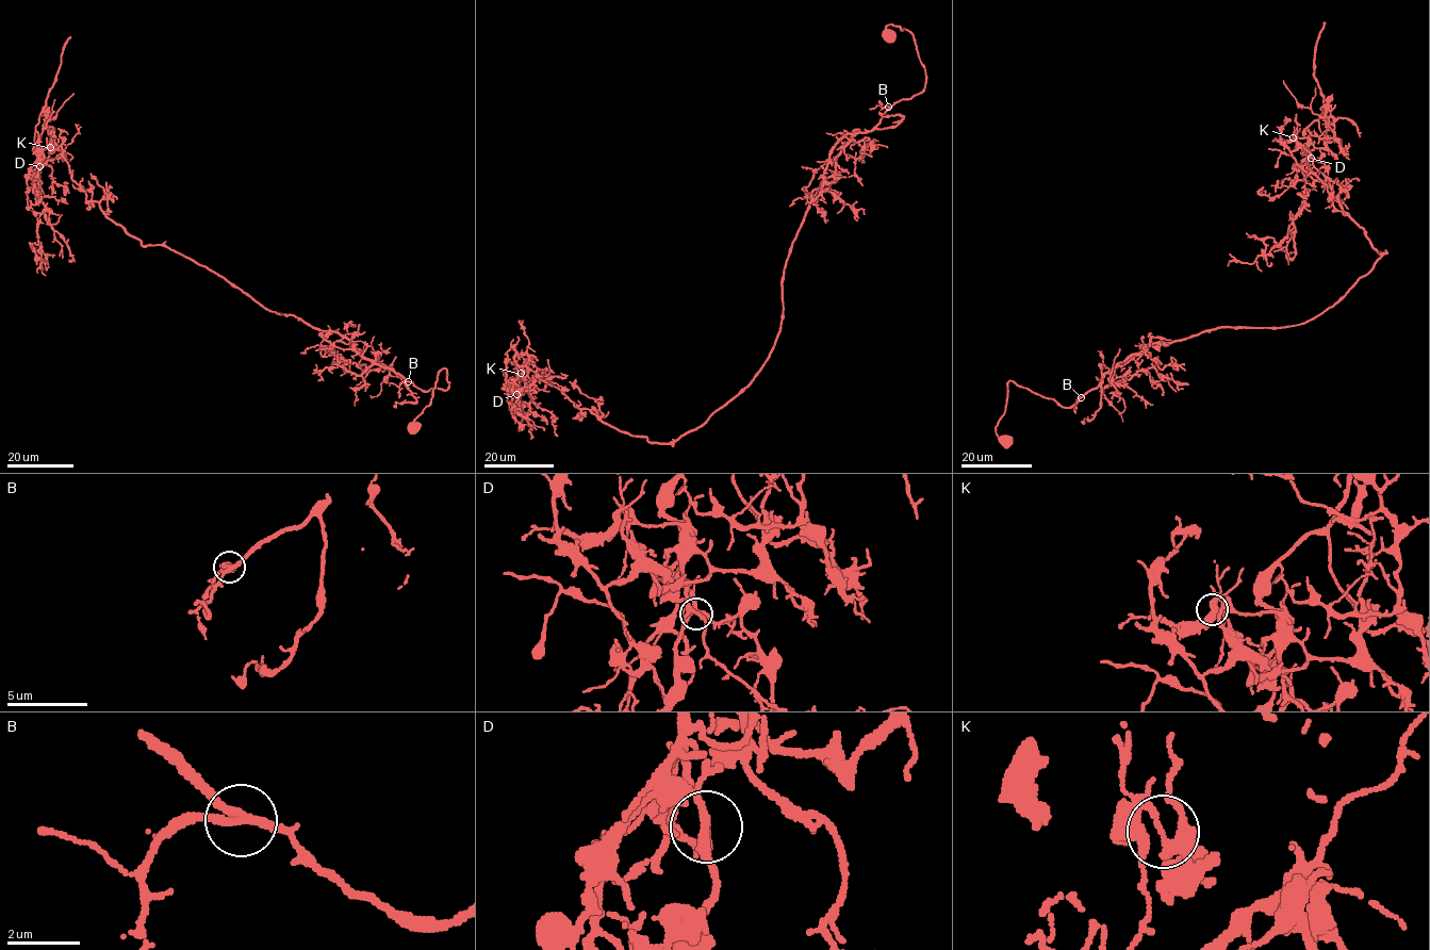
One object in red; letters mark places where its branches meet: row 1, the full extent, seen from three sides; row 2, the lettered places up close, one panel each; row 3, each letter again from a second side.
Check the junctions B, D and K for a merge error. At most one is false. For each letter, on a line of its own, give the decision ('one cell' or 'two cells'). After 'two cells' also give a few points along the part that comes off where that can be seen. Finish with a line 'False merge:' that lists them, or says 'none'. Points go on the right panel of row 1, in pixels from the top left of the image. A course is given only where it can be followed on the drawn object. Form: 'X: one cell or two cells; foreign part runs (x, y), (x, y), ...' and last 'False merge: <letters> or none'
B: one cell
D: one cell
K: two cells; foreign part runs (1293, 136), (1307, 137), (1310, 158), (1303, 202), (1293, 217), (1287, 234), (1252, 263), (1232, 260), (1228, 266)
False merge: K

